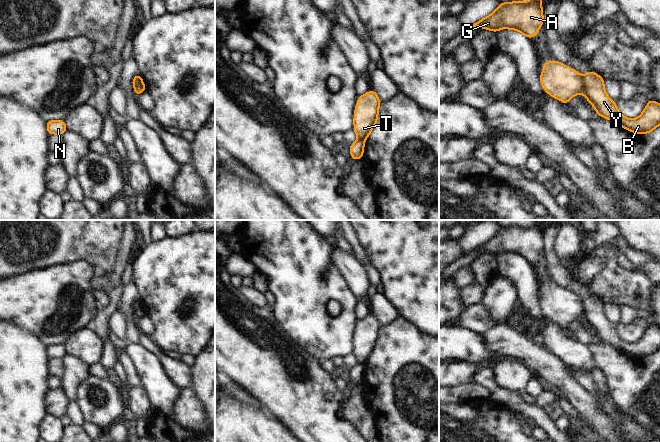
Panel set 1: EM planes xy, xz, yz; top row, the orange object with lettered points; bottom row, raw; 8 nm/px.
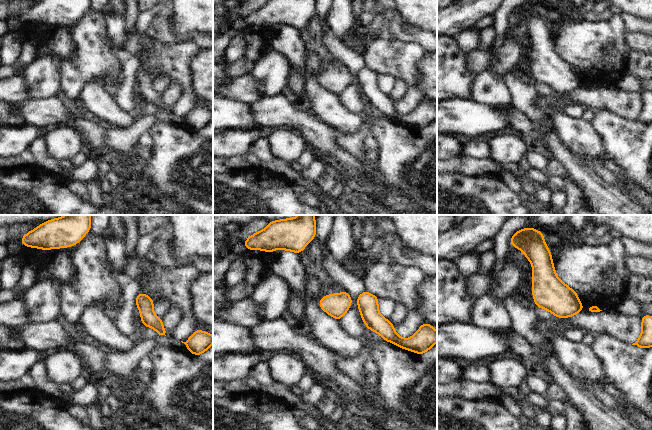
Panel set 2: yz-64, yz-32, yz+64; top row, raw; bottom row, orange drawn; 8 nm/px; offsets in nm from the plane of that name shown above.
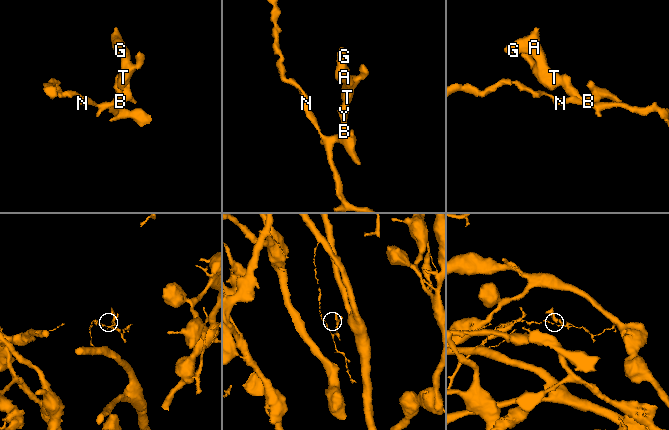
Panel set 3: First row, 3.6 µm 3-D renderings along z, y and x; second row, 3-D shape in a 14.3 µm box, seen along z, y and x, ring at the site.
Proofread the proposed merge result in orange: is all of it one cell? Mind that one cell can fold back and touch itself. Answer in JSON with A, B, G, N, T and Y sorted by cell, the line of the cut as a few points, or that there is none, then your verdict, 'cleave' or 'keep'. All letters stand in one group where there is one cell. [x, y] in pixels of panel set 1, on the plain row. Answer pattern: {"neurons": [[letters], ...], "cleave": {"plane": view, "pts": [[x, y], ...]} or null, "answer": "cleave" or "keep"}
{"neurons": [["A", "G", "T"], ["B", "N", "Y"]], "cleave": {"plane": "yz", "pts": [[581, 300], [584, 317]]}, "answer": "cleave"}

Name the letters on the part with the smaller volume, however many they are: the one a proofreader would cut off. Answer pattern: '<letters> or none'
A, G, T.

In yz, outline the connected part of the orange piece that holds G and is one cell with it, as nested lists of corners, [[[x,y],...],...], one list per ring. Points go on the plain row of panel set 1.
[[[532,220],[528,226],[500,227],[490,239],[473,248],[494,256],[501,252],[513,253],[527,262],[535,261],[544,247],[541,220]]]

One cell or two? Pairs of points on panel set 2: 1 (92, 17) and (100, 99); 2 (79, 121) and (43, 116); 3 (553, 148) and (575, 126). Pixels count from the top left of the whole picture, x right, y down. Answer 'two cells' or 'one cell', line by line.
1: two cells
2: one cell
3: two cells

